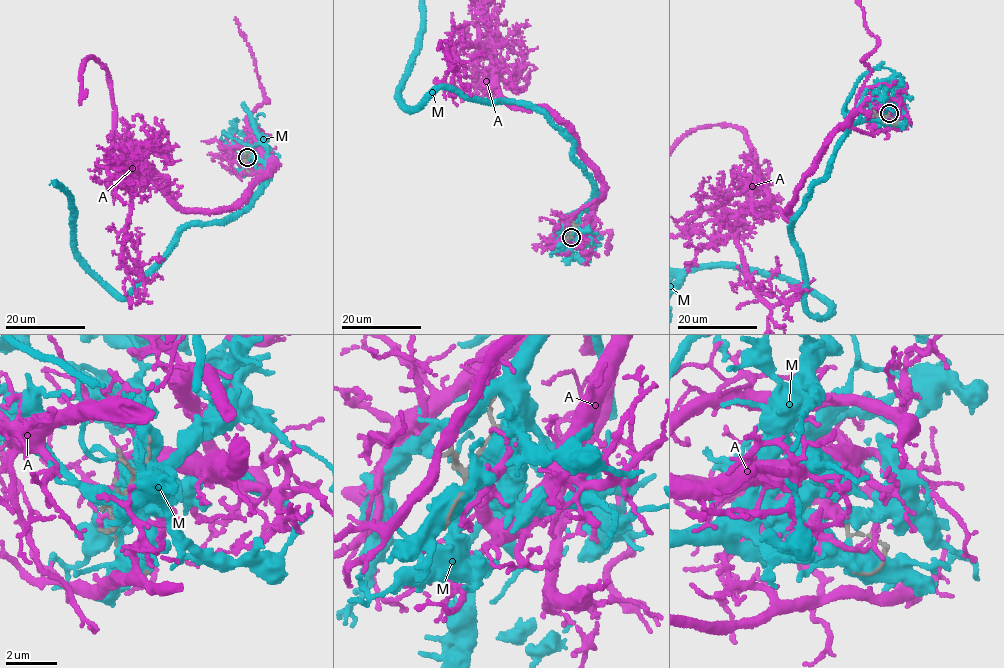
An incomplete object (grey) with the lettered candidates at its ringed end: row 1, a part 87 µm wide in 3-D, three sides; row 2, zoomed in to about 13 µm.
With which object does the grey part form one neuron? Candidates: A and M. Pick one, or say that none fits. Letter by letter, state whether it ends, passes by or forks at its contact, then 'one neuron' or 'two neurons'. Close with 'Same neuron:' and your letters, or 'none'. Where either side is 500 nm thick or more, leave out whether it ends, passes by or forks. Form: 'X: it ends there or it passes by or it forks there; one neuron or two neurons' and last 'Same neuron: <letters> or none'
A: it passes by; one neuron
M: it passes by; two neurons
Same neuron: A

